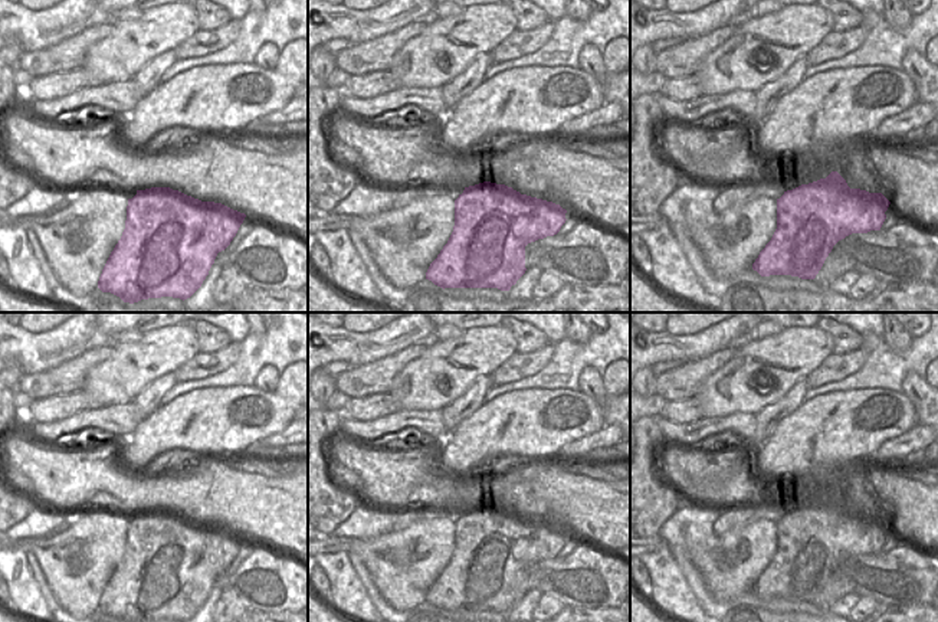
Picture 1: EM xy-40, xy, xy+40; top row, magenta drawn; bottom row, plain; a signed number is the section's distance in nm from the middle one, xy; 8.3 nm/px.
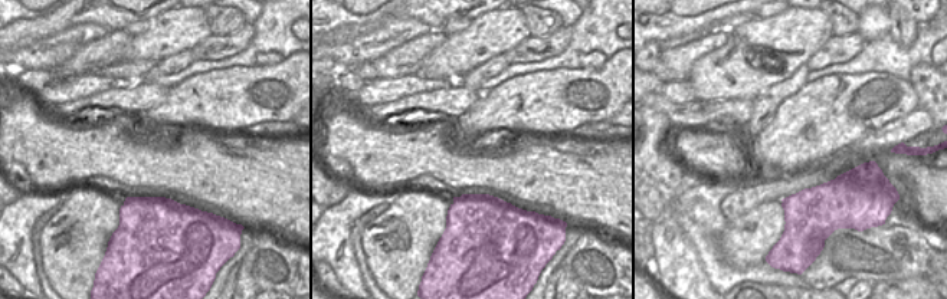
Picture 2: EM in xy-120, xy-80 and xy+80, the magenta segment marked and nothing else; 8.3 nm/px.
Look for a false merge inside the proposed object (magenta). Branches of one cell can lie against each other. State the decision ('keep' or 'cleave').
cleave

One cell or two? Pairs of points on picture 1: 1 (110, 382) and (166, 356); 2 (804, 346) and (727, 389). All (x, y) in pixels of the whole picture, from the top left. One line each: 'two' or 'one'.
1: one
2: one

